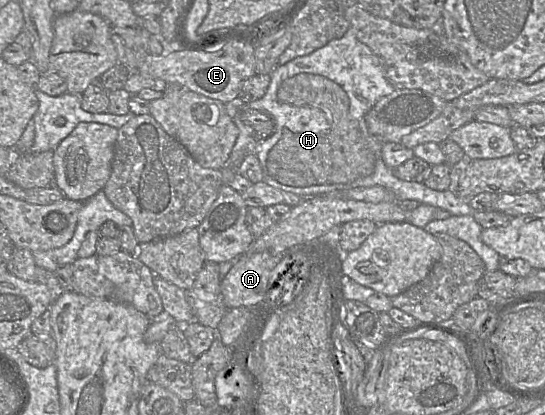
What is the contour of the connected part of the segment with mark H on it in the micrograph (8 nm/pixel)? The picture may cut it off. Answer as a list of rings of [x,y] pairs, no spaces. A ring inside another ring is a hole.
[[[351,25],[342,37],[332,39],[312,53],[296,57],[284,65],[277,64],[270,76],[271,81],[265,95],[260,99],[244,103],[241,108],[248,107],[268,112],[274,120],[275,131],[267,139],[256,143],[253,138],[253,128],[241,120],[238,112],[238,115],[233,117],[233,121],[239,129],[239,135],[227,161],[228,167],[238,172],[238,167],[244,157],[249,152],[255,153],[260,161],[265,183],[303,198],[357,187],[376,185],[385,187],[392,192],[398,202],[411,199],[420,203],[414,210],[406,211],[405,222],[424,228],[430,234],[446,233],[463,240],[480,256],[486,272],[499,270],[500,255],[482,241],[483,228],[473,218],[474,211],[466,199],[448,189],[438,191],[427,187],[422,182],[401,180],[383,162],[381,156],[383,143],[369,133],[365,115],[378,99],[391,94],[396,88],[385,77],[371,49],[358,40],[355,29]],[[436,208],[447,210],[451,216],[444,220],[433,219]]]

